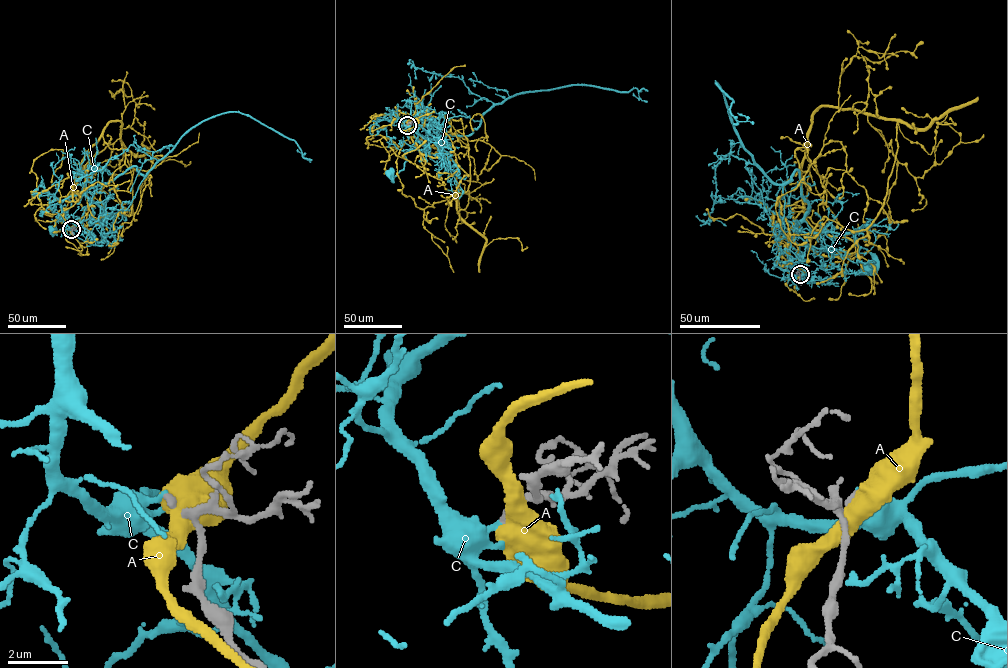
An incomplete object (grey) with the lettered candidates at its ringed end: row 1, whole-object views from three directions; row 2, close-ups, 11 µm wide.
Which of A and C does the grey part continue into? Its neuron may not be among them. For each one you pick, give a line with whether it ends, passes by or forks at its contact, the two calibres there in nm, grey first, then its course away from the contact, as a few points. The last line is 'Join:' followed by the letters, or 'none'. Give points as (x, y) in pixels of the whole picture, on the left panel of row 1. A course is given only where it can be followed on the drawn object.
Join: none

